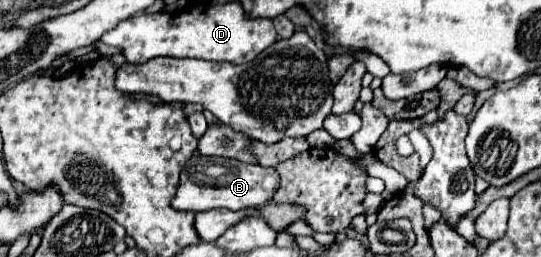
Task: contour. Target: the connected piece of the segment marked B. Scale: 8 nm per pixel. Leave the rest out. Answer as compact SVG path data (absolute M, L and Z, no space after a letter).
M192 156L182 172L176 188L176 196L170 200L170 206L178 212L204 212L212 208L244 210L264 206L278 190L278 172L274 168L250 166L244 162L234 162L230 158L214 156Z

